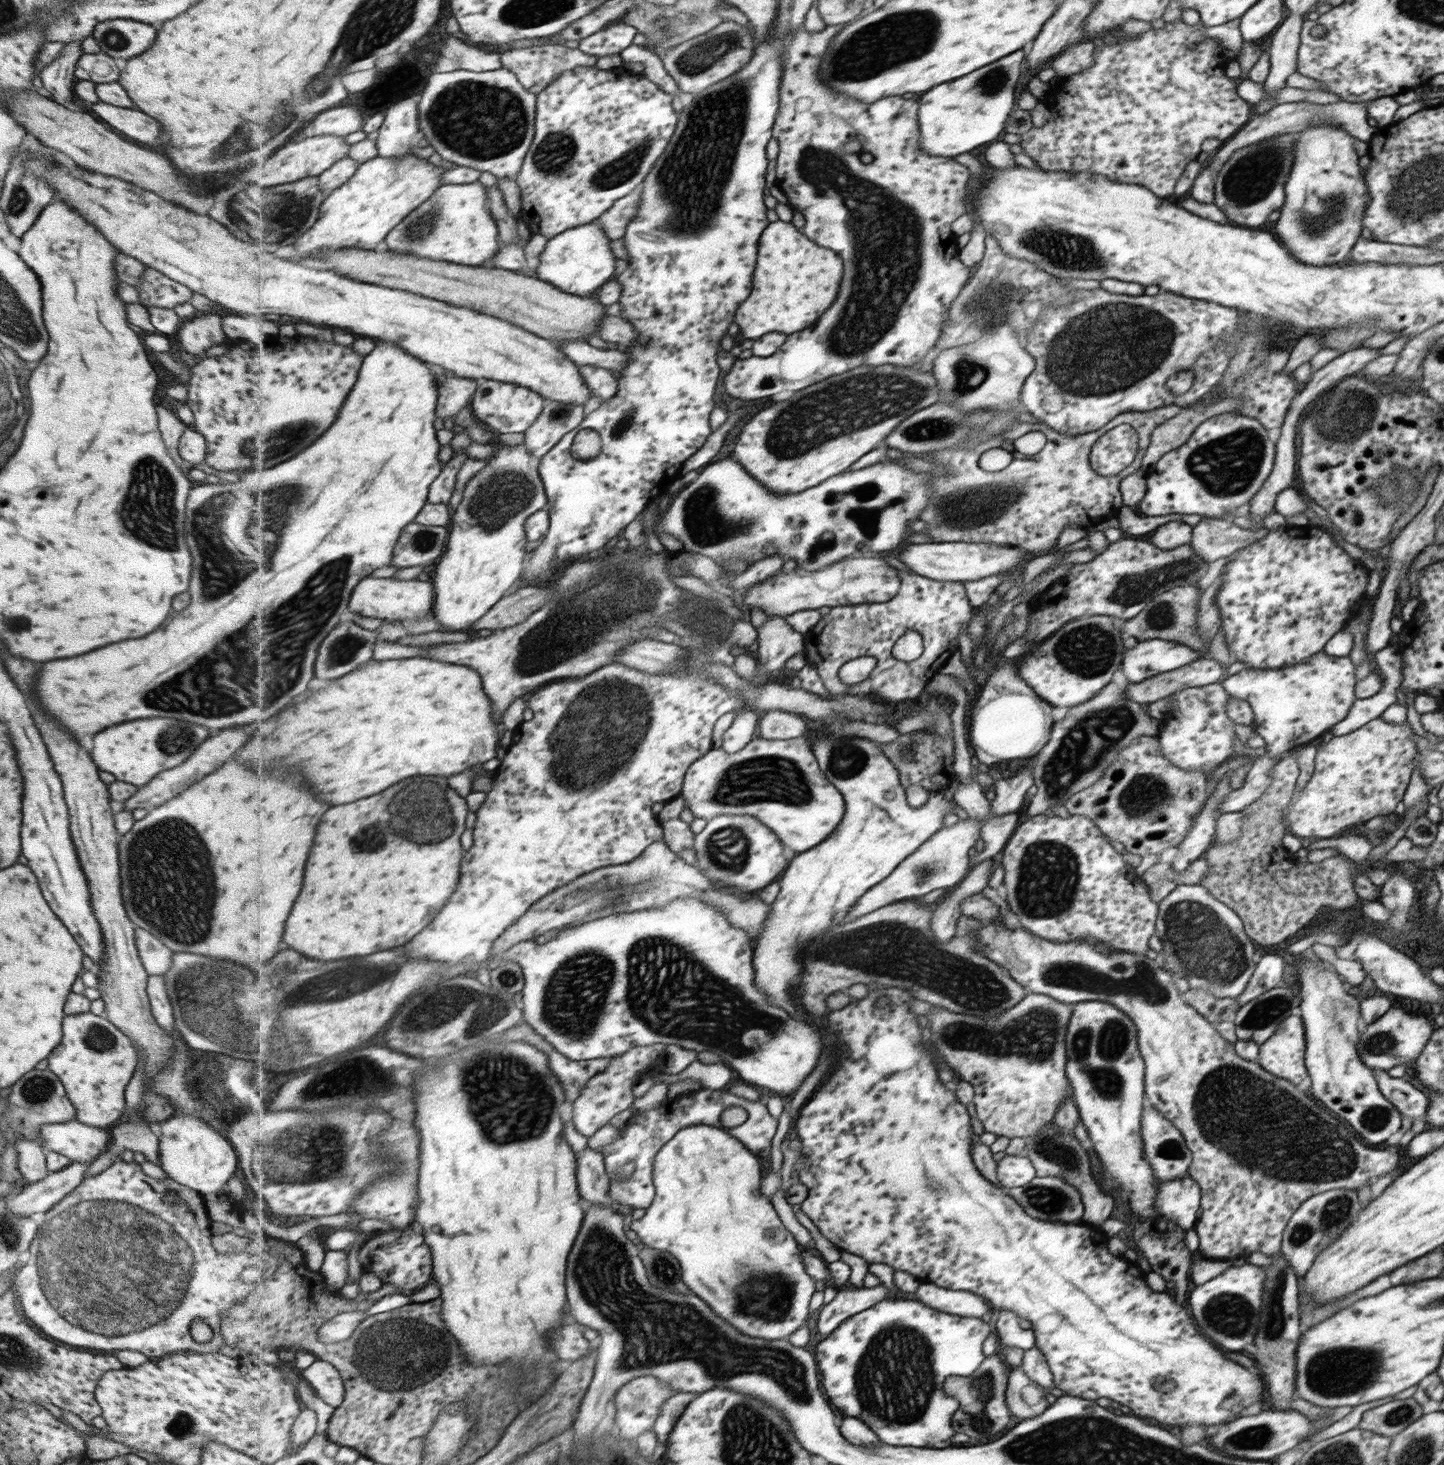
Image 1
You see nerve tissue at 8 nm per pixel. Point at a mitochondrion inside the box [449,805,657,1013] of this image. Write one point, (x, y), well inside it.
(585, 891)

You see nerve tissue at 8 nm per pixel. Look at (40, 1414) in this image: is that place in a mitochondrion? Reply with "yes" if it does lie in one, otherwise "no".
no

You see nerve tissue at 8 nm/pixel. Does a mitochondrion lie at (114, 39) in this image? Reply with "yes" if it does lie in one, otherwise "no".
yes

